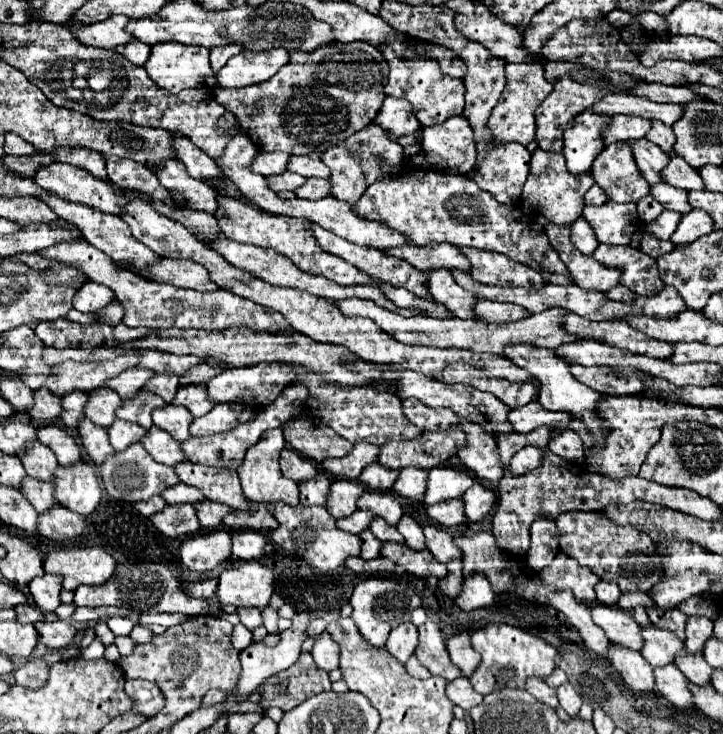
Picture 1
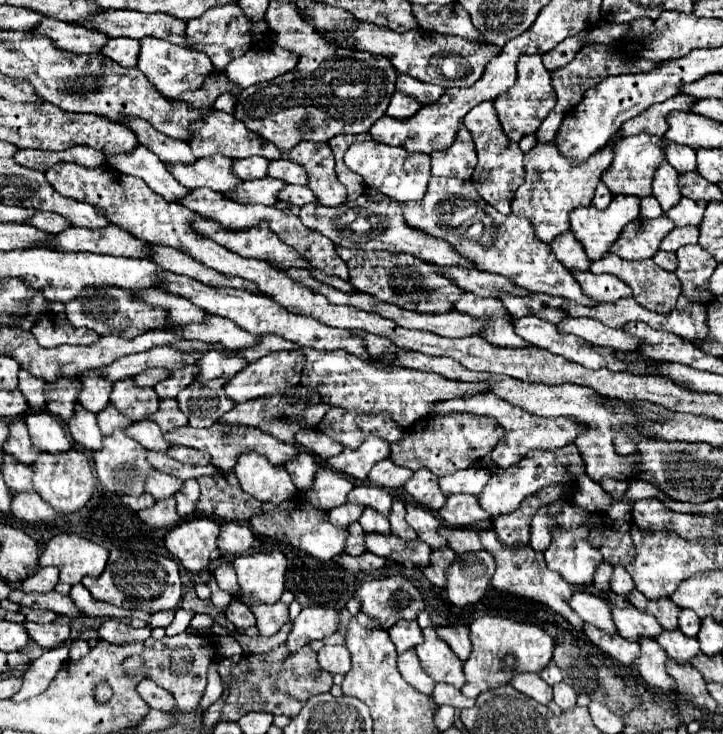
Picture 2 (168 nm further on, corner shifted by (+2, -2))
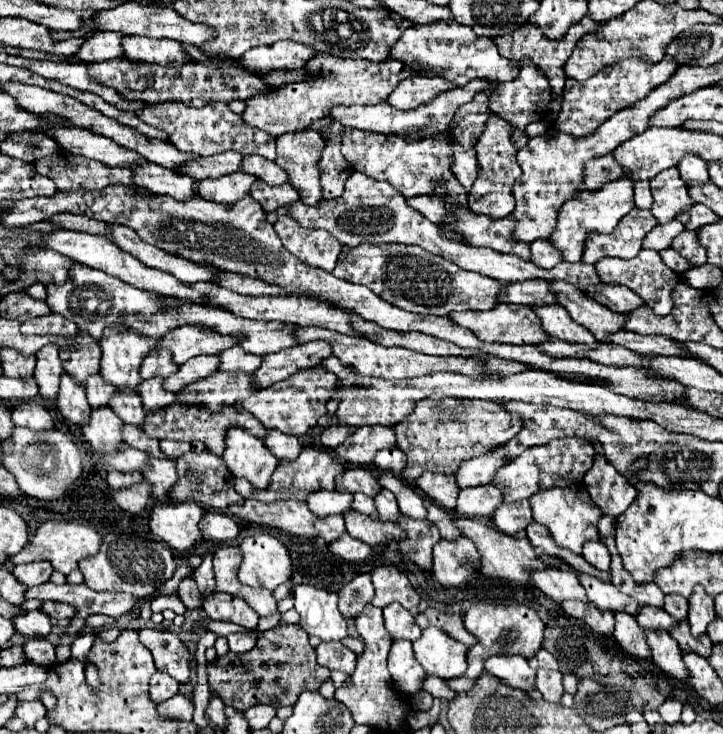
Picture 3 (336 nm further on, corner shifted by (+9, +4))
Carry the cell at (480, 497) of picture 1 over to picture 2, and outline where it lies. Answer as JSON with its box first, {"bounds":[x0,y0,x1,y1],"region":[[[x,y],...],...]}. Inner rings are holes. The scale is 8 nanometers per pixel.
{"bounds":[479,444,585,516],"region":[[[567,444],[555,452],[543,452],[543,450],[531,450],[523,460],[519,460],[519,464],[505,468],[505,470],[497,470],[487,488],[479,494],[479,504],[483,510],[487,510],[491,516],[499,516],[499,514],[509,514],[515,512],[519,508],[519,504],[539,492],[541,488],[549,486],[549,484],[569,484],[573,486],[577,482],[577,476],[585,472],[585,462],[577,450],[575,444]]]}

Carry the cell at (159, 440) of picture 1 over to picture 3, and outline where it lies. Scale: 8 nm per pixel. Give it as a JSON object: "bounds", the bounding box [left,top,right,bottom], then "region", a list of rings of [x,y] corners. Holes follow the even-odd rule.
{"bounds":[110,392,146,428],"region":[[[116,392],[110,402],[110,408],[124,424],[132,424],[136,428],[142,428],[146,412],[144,412],[140,396],[136,392]]]}

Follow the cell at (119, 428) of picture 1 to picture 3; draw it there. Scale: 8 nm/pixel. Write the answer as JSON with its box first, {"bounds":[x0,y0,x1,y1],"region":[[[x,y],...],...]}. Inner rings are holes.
{"bounds":[86,374,116,410],"region":[[[96,374],[94,378],[88,378],[88,382],[86,382],[86,396],[94,410],[100,406],[108,406],[114,392],[116,392],[116,388],[112,384],[106,384],[100,378],[100,374]]]}

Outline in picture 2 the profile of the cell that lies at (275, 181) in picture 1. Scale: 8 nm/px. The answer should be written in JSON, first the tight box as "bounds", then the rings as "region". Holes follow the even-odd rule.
{"bounds":[223,176,285,206],"region":[[[271,176],[261,178],[261,180],[247,180],[241,182],[237,188],[233,188],[231,192],[225,192],[223,196],[239,202],[239,204],[265,204],[265,206],[273,206],[277,202],[277,192],[285,188],[283,180],[275,180]]]}

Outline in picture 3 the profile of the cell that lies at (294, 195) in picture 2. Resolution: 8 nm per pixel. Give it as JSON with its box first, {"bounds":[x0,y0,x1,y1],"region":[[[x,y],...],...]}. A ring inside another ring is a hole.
{"bounds":[250,180,300,212],"region":[[[256,180],[256,182],[252,184],[250,196],[256,198],[256,200],[262,204],[264,212],[272,212],[272,210],[276,210],[276,208],[280,208],[280,206],[286,206],[286,204],[292,204],[292,202],[296,202],[296,200],[300,198],[298,190],[294,190],[294,188],[288,186],[288,184],[268,186],[268,184],[262,182],[262,180]]]}

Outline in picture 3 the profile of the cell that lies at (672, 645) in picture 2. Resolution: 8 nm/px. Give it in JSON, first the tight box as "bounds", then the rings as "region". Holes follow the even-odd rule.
{"bounds":[636,606,678,632],"region":[[[642,606],[642,610],[636,616],[636,622],[644,630],[666,630],[666,632],[670,632],[678,626],[678,622],[670,614],[666,614],[664,610],[652,608],[652,606]]]}

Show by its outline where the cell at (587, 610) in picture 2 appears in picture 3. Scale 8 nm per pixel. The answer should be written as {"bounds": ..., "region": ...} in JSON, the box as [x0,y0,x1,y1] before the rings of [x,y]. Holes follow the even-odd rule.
{"bounds":[532,568,588,604],"region":[[[546,568],[544,572],[534,572],[532,582],[536,588],[540,588],[548,598],[562,604],[566,600],[580,600],[588,602],[584,594],[584,586],[580,586],[580,580],[570,568]]]}

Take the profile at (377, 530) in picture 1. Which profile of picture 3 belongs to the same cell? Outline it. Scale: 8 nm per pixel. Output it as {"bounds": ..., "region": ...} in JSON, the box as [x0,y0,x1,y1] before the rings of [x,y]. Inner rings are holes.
{"bounds":[352,494,378,516],"region":[[[354,494],[354,504],[352,504],[352,510],[360,512],[360,514],[366,514],[366,516],[378,516],[376,514],[376,506],[374,506],[374,500],[366,494]]]}

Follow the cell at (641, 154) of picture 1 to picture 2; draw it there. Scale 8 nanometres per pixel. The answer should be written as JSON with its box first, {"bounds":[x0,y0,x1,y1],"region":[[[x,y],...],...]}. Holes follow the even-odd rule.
{"bounds":[653,162,681,212],"region":[[[663,162],[659,166],[659,172],[655,174],[653,196],[659,200],[663,212],[667,212],[669,208],[673,208],[679,202],[679,198],[681,198],[679,172],[669,162]]]}

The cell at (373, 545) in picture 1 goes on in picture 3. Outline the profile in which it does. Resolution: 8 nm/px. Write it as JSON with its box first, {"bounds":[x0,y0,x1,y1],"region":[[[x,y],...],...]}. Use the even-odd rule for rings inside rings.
{"bounds":[316,516,346,542],"region":[[[344,516],[320,518],[320,520],[316,520],[316,530],[320,532],[320,536],[322,536],[326,542],[336,542],[336,538],[340,538],[340,536],[346,532]]]}

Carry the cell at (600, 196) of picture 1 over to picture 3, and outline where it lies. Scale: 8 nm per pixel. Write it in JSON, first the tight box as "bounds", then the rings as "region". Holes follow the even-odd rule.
{"bounds":[584,154,624,190],"region":[[[612,154],[592,158],[584,166],[584,184],[588,190],[598,190],[602,184],[612,182],[620,176],[624,176],[624,170],[618,166],[618,162],[612,158]]]}

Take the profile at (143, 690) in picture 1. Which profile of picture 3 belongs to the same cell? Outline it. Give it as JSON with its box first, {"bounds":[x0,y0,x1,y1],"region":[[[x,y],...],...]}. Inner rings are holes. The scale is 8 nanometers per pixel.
{"bounds":[150,672,178,702],"region":[[[154,672],[150,678],[150,698],[152,702],[164,702],[168,698],[172,698],[174,694],[178,694],[178,682],[174,678],[168,678],[168,674],[162,672]]]}

